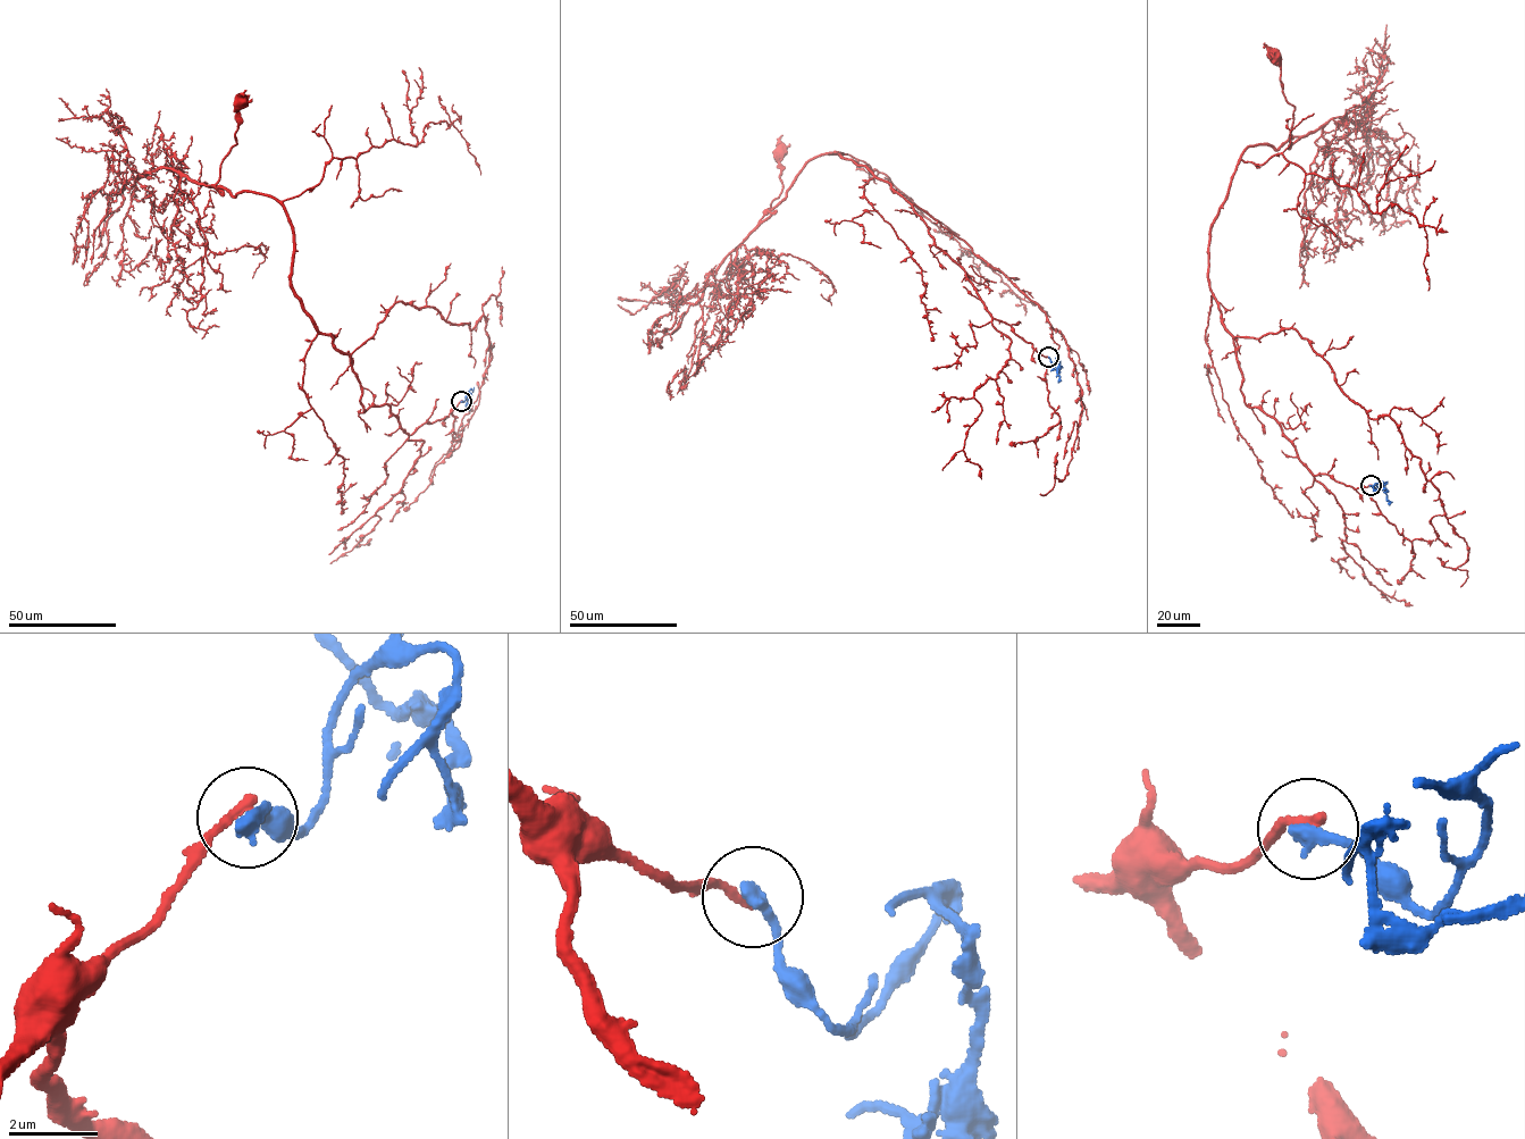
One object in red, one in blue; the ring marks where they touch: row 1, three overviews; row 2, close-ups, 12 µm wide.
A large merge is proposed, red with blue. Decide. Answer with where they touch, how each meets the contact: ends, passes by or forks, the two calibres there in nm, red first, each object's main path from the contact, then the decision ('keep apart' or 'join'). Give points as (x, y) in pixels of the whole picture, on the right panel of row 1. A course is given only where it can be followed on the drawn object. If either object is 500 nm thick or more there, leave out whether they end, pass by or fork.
(1371, 485) | red ends | blue ends | 240/360 nm | red via (1371, 485), (1313, 475), (1274, 419), (1248, 407), (1209, 289), (1211, 225), (1243, 150), (1290, 139), (1274, 56) | blue via (1370, 485), (1375, 488), (1379, 484), (1375, 483), (1375, 490), (1385, 490), (1389, 505) | keep apart

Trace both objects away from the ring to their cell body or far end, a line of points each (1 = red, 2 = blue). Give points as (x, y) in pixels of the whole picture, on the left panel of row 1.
1: (461, 401), (410, 434), (386, 404), (365, 411), (350, 357), (292, 285), (284, 208), (216, 186), (241, 100)
2: (461, 401), (470, 393), (469, 410)

